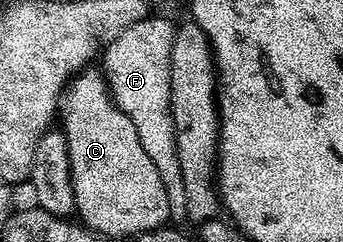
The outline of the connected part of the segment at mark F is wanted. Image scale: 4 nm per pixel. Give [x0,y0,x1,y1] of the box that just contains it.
[103,16,186,216]

